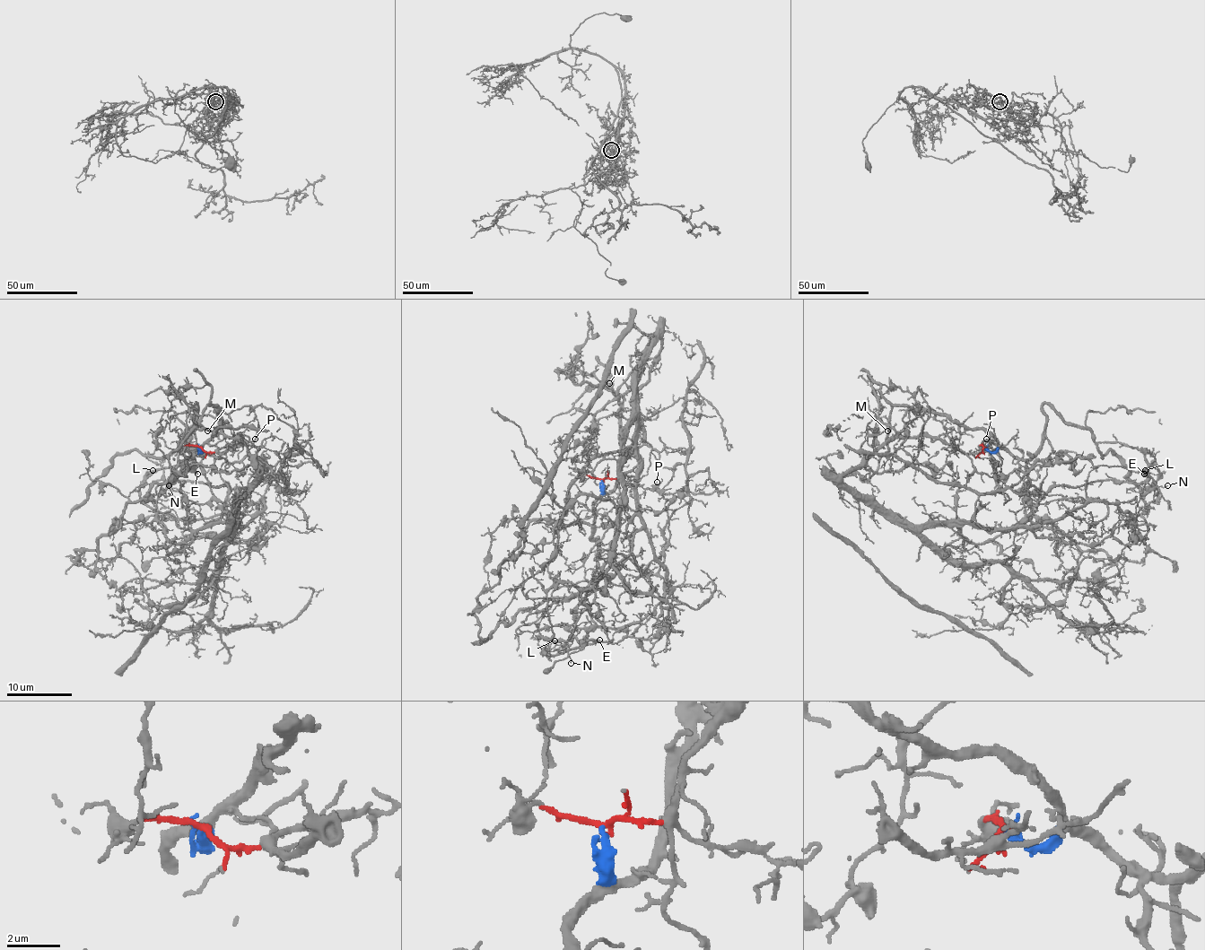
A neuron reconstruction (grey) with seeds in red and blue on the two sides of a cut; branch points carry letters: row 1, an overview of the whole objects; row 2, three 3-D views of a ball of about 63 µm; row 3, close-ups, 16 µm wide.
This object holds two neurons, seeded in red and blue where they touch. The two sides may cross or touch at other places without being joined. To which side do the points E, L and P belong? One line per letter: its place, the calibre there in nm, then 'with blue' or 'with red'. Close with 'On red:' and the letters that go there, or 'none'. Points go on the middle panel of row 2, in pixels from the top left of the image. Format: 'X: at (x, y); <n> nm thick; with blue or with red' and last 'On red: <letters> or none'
E: at (599, 640); 170 nm thick; with blue
L: at (554, 640); 130 nm thick; with blue
P: at (657, 482); 110 nm thick; with red
On red: P

